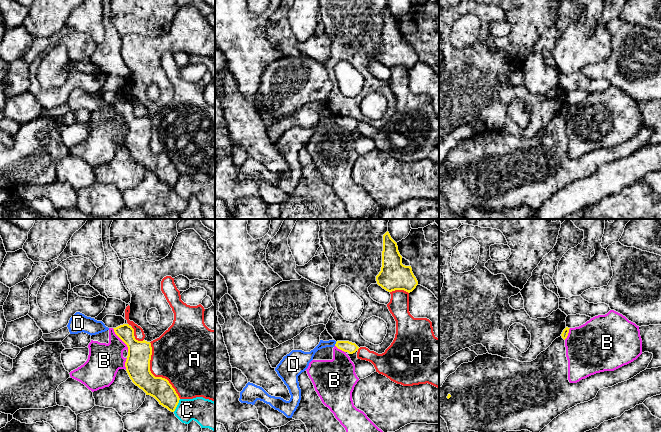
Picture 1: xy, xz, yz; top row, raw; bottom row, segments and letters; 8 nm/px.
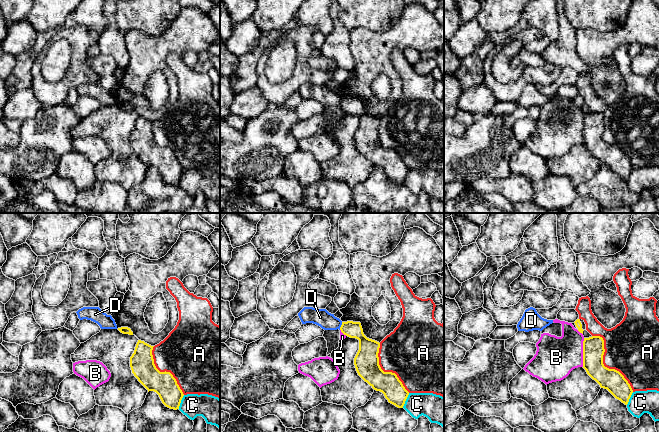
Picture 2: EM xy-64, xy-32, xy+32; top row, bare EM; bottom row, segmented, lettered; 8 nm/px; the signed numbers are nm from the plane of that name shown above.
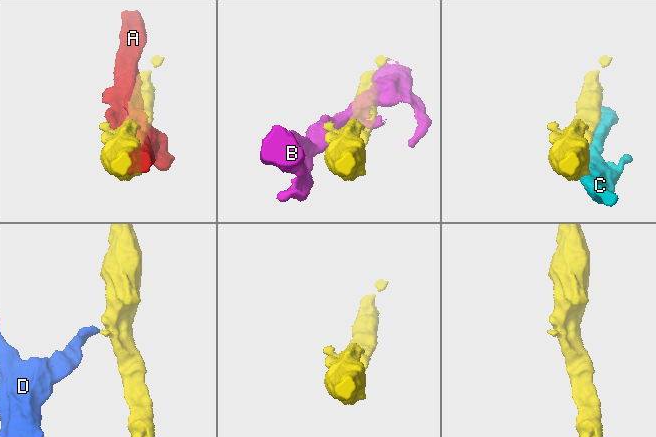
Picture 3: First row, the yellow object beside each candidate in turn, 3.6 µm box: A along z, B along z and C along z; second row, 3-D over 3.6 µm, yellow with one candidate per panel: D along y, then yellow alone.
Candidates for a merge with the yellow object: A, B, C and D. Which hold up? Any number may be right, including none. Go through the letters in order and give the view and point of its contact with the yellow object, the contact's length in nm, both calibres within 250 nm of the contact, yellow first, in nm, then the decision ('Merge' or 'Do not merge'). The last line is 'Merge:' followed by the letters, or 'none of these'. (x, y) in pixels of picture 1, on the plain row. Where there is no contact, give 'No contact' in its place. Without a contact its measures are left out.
A: Touches yellow at xy (152, 150). Shared border 500 nm. Thickness 200 nm (yellow) against 400 nm. Do not merge
B: Touches yellow at xy (121, 115). Shared border 240 nm. Thickness 200 nm (yellow) against 280 nm. Do not merge
C: Touches yellow at xy (177, 180). Shared border 120 nm. Thickness 170 nm (yellow) against 220 nm. Do not merge
D: Touches yellow at xz (335, 120). Shared border 40 nm. Thickness 90 nm (yellow) against 90 nm. Do not merge
Merge: none of these

